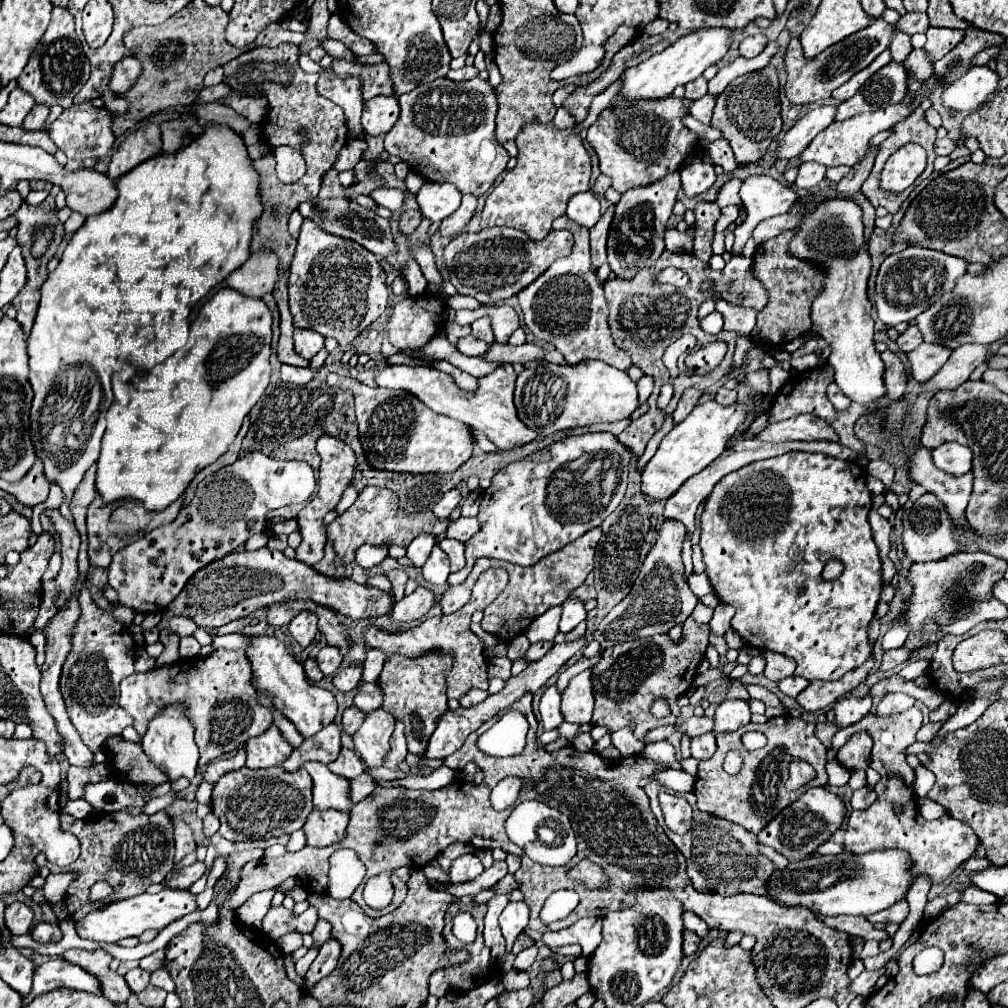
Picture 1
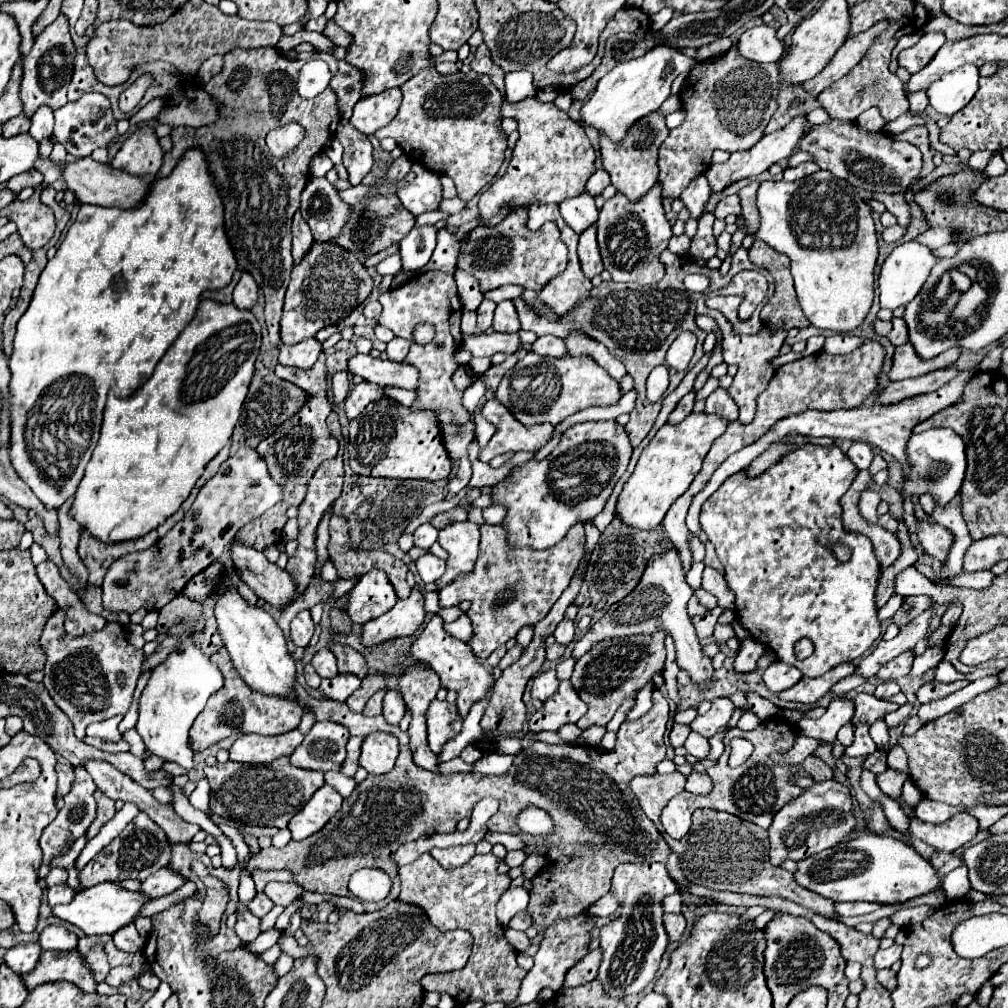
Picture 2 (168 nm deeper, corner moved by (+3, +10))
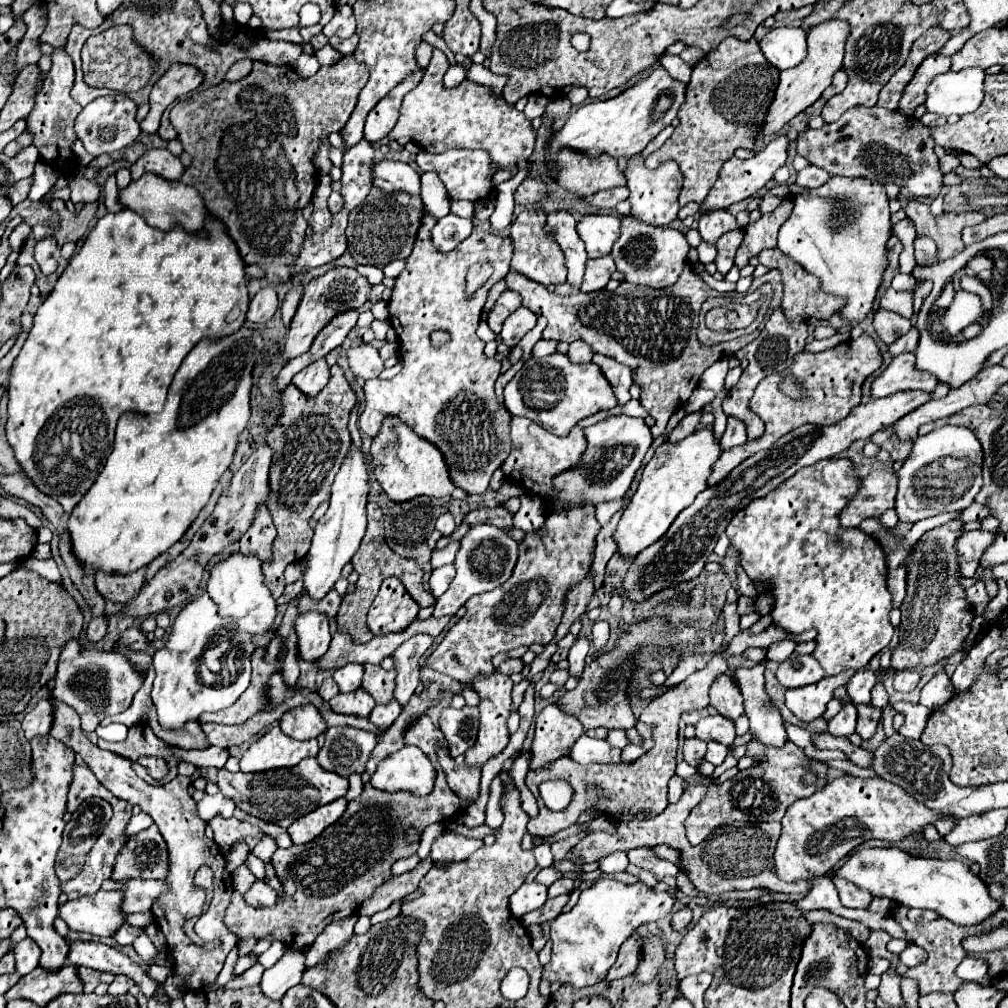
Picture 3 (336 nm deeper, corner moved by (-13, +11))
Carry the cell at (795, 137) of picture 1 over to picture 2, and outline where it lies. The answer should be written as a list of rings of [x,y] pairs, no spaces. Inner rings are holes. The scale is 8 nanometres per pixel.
[[[796,116],[796,120],[792,120],[788,126],[772,132],[772,134],[764,134],[758,144],[746,152],[734,152],[730,154],[730,158],[724,162],[724,164],[712,164],[706,172],[706,178],[708,178],[708,184],[710,184],[710,190],[712,192],[722,192],[724,188],[728,188],[730,184],[738,182],[738,180],[744,180],[744,178],[752,178],[752,176],[758,176],[762,174],[764,170],[768,170],[772,164],[780,162],[782,158],[790,158],[790,154],[794,152],[800,136],[804,134],[804,122],[806,122],[806,116]]]

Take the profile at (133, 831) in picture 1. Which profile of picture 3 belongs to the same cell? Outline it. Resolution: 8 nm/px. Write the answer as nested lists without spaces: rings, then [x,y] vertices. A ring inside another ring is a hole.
[[[156,825],[130,837],[116,857],[112,879],[166,879],[168,845]]]

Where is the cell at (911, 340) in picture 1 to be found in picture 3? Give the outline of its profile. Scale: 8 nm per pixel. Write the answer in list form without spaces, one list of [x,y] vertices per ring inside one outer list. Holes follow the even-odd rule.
[[[910,327],[910,331],[906,335],[902,335],[898,341],[894,341],[890,345],[890,353],[900,355],[900,353],[906,353],[906,351],[914,351],[916,347],[918,347],[918,329]]]

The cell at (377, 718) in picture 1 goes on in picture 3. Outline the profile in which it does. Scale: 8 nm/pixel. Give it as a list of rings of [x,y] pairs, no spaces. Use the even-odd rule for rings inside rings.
[[[404,745],[400,751],[382,759],[370,783],[382,791],[412,791],[426,795],[434,787],[436,771],[428,757],[414,745]]]

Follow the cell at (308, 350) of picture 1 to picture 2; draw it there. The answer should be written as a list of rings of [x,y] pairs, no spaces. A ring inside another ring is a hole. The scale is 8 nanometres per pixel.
[[[302,340],[300,344],[294,344],[292,348],[288,346],[280,346],[280,354],[278,354],[278,362],[282,366],[292,366],[292,368],[300,368],[300,370],[308,370],[314,366],[314,362],[318,360],[322,352],[322,344],[318,340]]]

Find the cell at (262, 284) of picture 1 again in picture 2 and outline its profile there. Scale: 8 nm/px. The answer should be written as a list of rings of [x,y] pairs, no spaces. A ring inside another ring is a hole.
[[[244,272],[238,286],[234,288],[232,304],[236,308],[252,308],[256,304],[256,300],[258,300],[258,284],[252,280],[252,276],[248,276]]]

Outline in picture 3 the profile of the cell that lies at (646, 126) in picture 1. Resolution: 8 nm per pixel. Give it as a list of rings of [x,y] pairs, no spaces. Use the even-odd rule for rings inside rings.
[[[632,155],[632,159],[628,159],[628,165],[624,169],[624,177],[626,177],[626,187],[630,189],[630,197],[628,201],[632,203],[632,215],[638,217],[640,221],[652,223],[652,225],[668,225],[670,221],[676,219],[678,215],[678,193],[682,187],[682,175],[680,175],[680,167],[676,163],[662,163],[656,169],[648,169],[644,167],[644,157],[640,155]]]

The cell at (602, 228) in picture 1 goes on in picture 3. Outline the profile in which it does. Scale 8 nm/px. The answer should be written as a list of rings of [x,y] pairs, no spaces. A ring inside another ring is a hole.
[[[604,255],[604,259],[590,259],[586,263],[586,275],[584,275],[580,291],[588,293],[588,291],[604,289],[614,271],[616,271],[616,267],[614,267],[614,261],[610,255]]]

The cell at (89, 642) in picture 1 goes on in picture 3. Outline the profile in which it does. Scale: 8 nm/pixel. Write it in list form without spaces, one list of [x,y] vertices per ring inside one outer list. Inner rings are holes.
[[[72,639],[72,643],[64,643],[62,647],[54,681],[56,681],[52,691],[54,697],[76,709],[76,713],[82,719],[84,733],[92,733],[104,717],[122,713],[130,707],[134,693],[140,689],[144,681],[144,675],[138,669],[134,669],[128,655],[114,649],[112,651],[98,651],[94,647],[84,649],[78,639]]]

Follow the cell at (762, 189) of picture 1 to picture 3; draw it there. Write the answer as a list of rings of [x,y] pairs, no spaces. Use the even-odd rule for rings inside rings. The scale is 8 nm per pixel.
[[[830,177],[828,183],[792,197],[794,209],[778,232],[777,247],[818,277],[820,287],[846,301],[838,315],[848,323],[860,323],[872,311],[882,275],[888,267],[886,243],[892,237],[888,197],[880,183],[868,179]]]

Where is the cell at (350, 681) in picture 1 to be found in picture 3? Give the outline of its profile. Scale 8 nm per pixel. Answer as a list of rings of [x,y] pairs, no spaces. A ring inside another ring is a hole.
[[[358,687],[356,691],[350,691],[350,693],[338,693],[328,703],[334,711],[340,711],[344,715],[362,715],[362,717],[368,717],[372,707],[376,705],[372,695],[368,695],[364,687]]]

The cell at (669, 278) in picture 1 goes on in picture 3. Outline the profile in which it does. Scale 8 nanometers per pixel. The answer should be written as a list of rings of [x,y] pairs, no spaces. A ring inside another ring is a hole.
[[[622,215],[620,237],[616,239],[612,247],[612,257],[614,257],[616,269],[624,275],[626,281],[660,289],[660,287],[670,287],[676,283],[686,263],[688,249],[690,245],[682,231],[668,229],[668,227],[656,227],[656,225],[636,219],[634,215]]]

